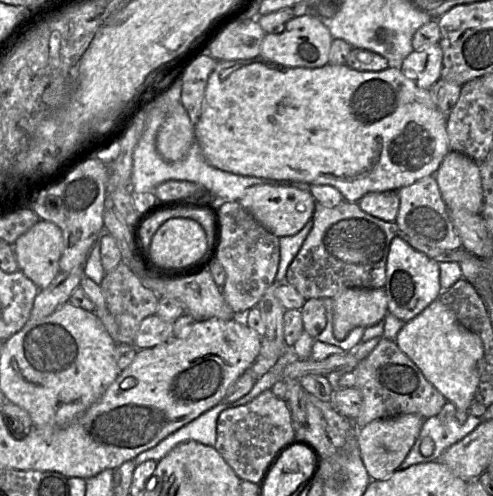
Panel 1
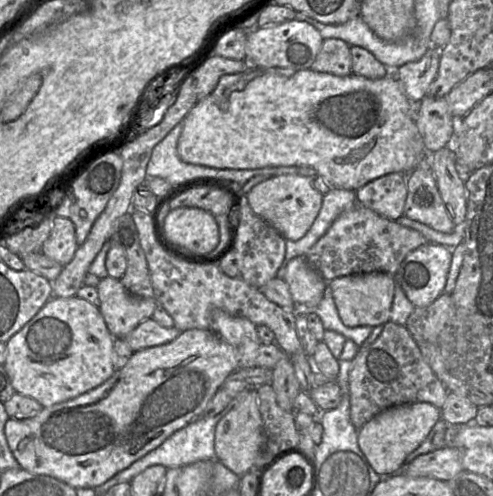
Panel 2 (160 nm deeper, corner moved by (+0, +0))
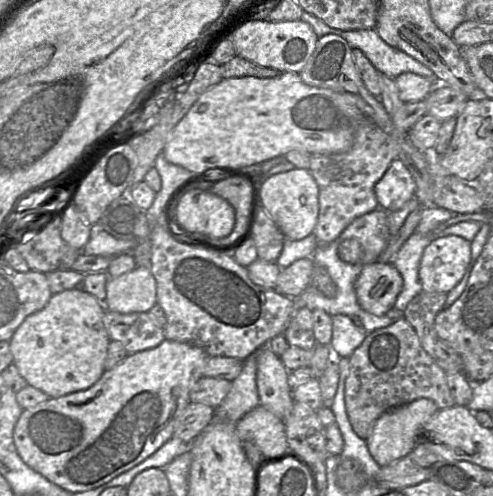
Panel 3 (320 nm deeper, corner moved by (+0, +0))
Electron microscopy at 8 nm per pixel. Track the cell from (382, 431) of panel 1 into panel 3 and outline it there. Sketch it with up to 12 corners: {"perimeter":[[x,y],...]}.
{"perimeter":[[420,398],[383,413],[366,439],[384,467],[409,455],[438,410]]}

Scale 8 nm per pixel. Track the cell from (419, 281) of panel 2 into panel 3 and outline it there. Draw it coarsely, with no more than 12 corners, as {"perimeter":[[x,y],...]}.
{"perimeter":[[434,238],[420,260],[422,290],[448,294],[463,278],[470,241]]}

